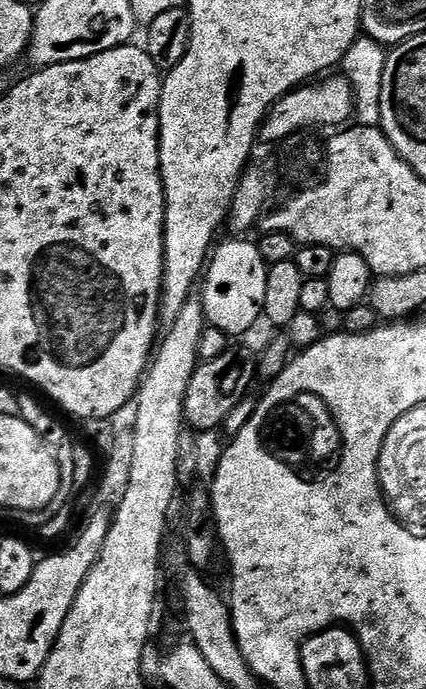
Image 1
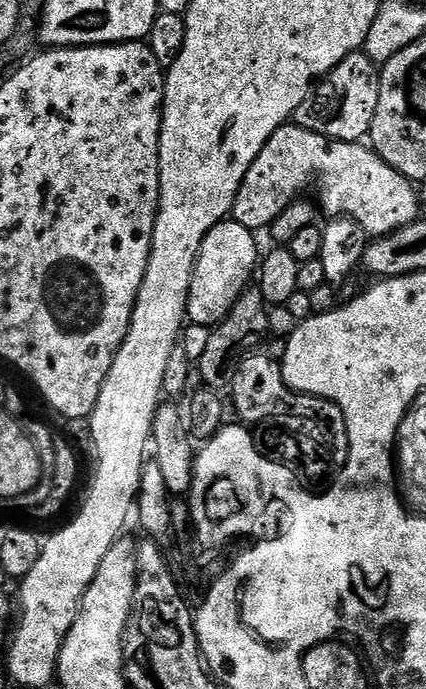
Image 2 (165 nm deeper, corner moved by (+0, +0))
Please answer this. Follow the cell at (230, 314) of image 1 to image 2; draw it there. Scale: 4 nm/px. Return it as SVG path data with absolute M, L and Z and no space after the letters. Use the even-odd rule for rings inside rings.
M231 218L216 224L214 230L206 234L190 282L188 320L191 323L215 326L226 318L226 314L230 314L234 302L238 302L257 275L262 251L256 245L256 236L253 229Z

